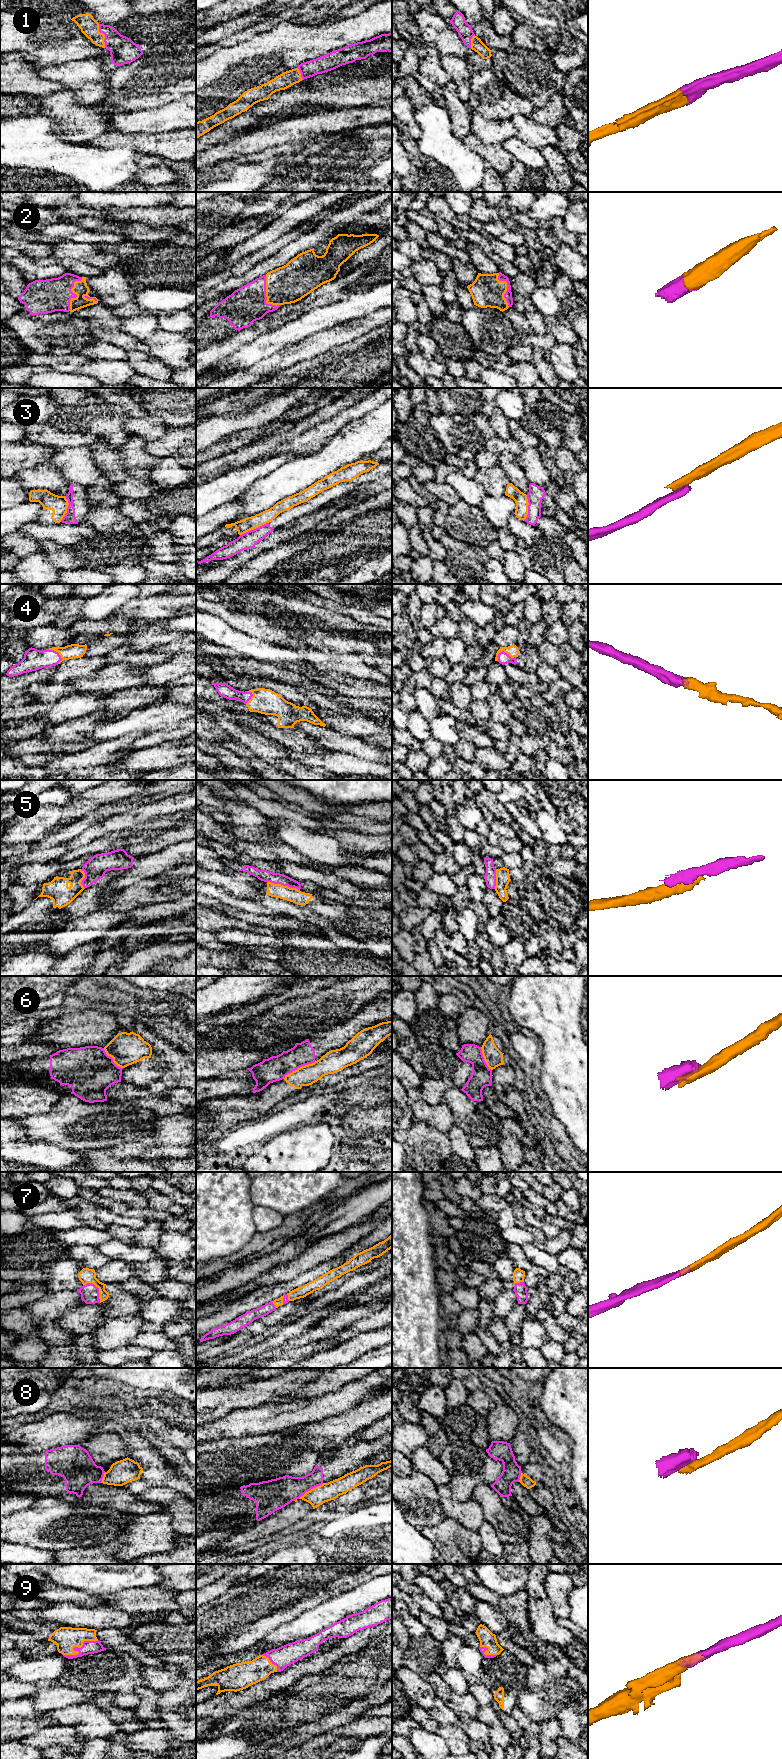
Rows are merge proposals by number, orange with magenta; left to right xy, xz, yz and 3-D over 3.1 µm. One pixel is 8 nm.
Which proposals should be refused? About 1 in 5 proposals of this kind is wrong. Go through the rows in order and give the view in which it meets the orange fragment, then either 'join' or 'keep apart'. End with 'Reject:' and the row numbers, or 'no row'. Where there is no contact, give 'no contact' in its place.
1: xy | join
2: xy | join
3: xz | keep apart
4: yz | join
5: xz | keep apart
6: xz | keep apart
7: xy | join
8: xz | keep apart
9: xy | join
Reject: 3, 5, 6, 8

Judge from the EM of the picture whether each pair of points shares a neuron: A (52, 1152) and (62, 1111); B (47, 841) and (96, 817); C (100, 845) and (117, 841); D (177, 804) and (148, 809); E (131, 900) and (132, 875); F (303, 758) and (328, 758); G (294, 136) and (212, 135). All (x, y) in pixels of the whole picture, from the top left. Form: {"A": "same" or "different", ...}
{"A": "different", "B": "same", "C": "same", "D": "same", "E": "different", "F": "same", "G": "different"}

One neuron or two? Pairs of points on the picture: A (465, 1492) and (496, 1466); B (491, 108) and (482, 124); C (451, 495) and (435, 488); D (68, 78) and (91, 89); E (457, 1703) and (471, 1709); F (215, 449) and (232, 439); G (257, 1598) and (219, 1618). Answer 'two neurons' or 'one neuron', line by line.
A: one neuron
B: two neurons
C: one neuron
D: one neuron
E: one neuron
F: one neuron
G: one neuron

